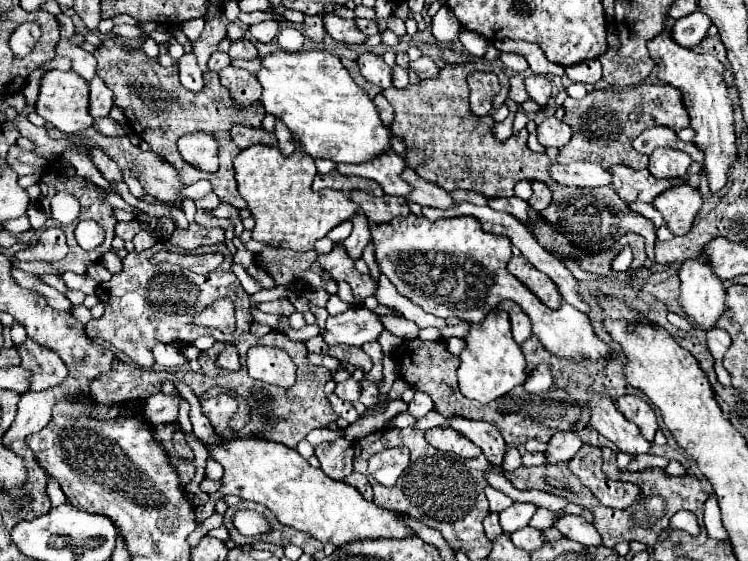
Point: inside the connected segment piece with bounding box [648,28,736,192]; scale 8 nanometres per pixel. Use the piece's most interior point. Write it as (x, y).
(699, 76)

